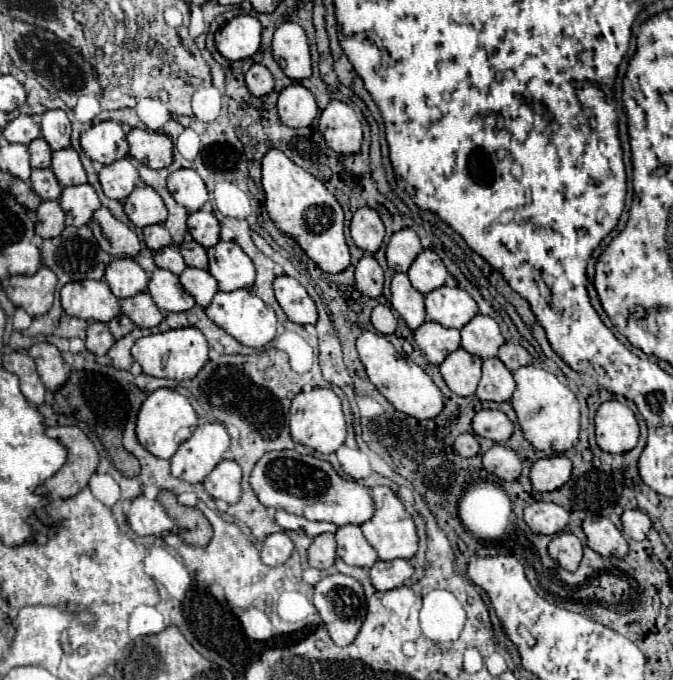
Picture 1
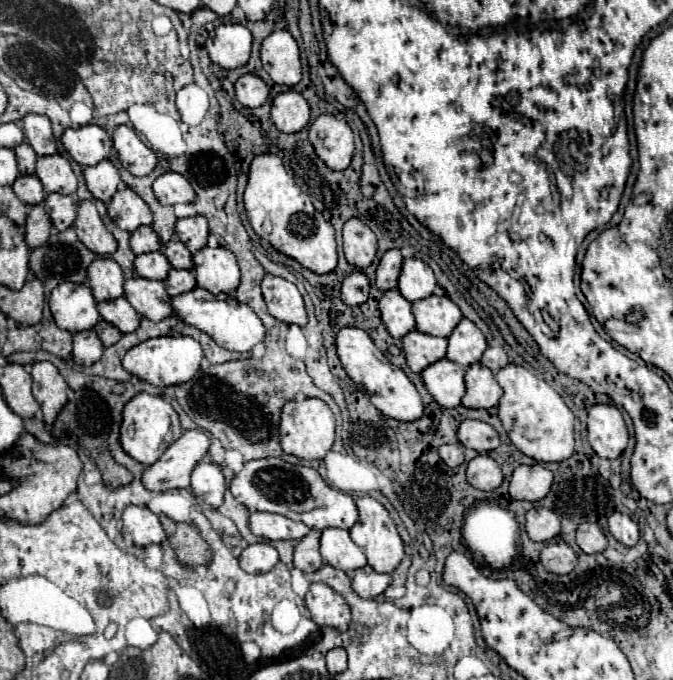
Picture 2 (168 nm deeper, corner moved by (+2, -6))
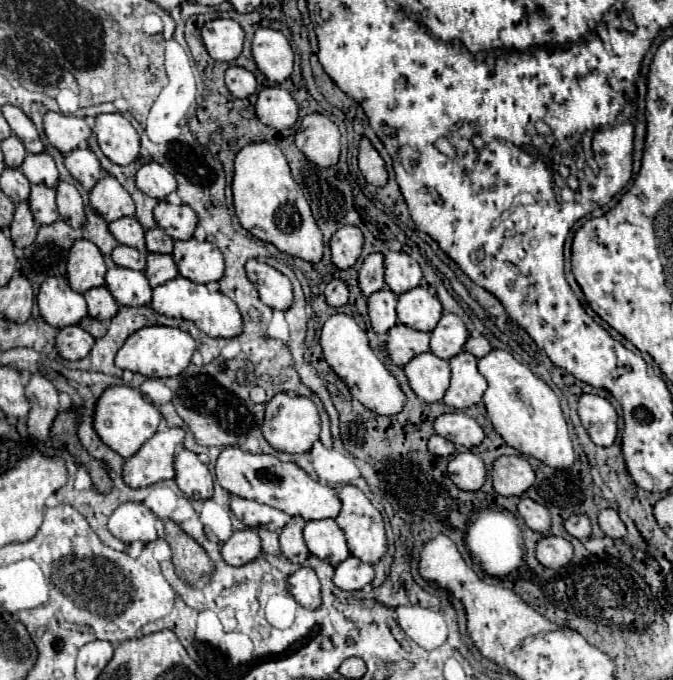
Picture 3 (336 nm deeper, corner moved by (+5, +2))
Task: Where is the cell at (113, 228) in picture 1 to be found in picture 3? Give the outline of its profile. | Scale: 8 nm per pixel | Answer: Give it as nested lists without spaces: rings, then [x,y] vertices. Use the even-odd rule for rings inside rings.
[[[59,182],[55,190],[57,190],[57,210],[59,210],[61,220],[65,220],[73,228],[79,228],[81,224],[85,224],[83,200],[77,188],[73,184]]]

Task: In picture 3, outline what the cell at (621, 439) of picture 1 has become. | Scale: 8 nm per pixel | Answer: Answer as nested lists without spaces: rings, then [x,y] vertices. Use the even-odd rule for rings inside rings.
[[[583,394],[577,406],[581,424],[597,446],[611,446],[617,436],[617,412],[609,400],[597,394]]]

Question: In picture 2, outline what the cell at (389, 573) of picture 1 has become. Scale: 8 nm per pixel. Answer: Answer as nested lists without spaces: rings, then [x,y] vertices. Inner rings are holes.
[[[364,566],[354,572],[352,586],[356,594],[362,598],[376,598],[384,594],[384,590],[390,586],[390,574],[380,574],[380,572],[374,572],[374,568]]]

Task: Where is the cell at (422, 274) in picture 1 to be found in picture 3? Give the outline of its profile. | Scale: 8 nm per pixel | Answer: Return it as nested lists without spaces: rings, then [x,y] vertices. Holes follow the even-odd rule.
[[[385,252],[385,284],[391,292],[405,294],[417,288],[423,280],[419,264],[403,252]]]

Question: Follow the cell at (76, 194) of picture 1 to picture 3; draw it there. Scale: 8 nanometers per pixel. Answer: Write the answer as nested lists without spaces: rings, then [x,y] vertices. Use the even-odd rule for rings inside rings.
[[[45,184],[31,186],[31,198],[29,206],[33,212],[33,218],[37,224],[53,224],[59,220],[57,204],[55,204],[55,190],[47,188]]]

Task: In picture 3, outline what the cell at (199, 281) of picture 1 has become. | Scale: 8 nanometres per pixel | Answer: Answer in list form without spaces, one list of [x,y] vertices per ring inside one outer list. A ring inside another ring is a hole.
[[[147,254],[147,268],[145,268],[145,276],[147,282],[151,284],[151,288],[173,280],[177,276],[177,264],[173,262],[173,258],[169,254]]]

